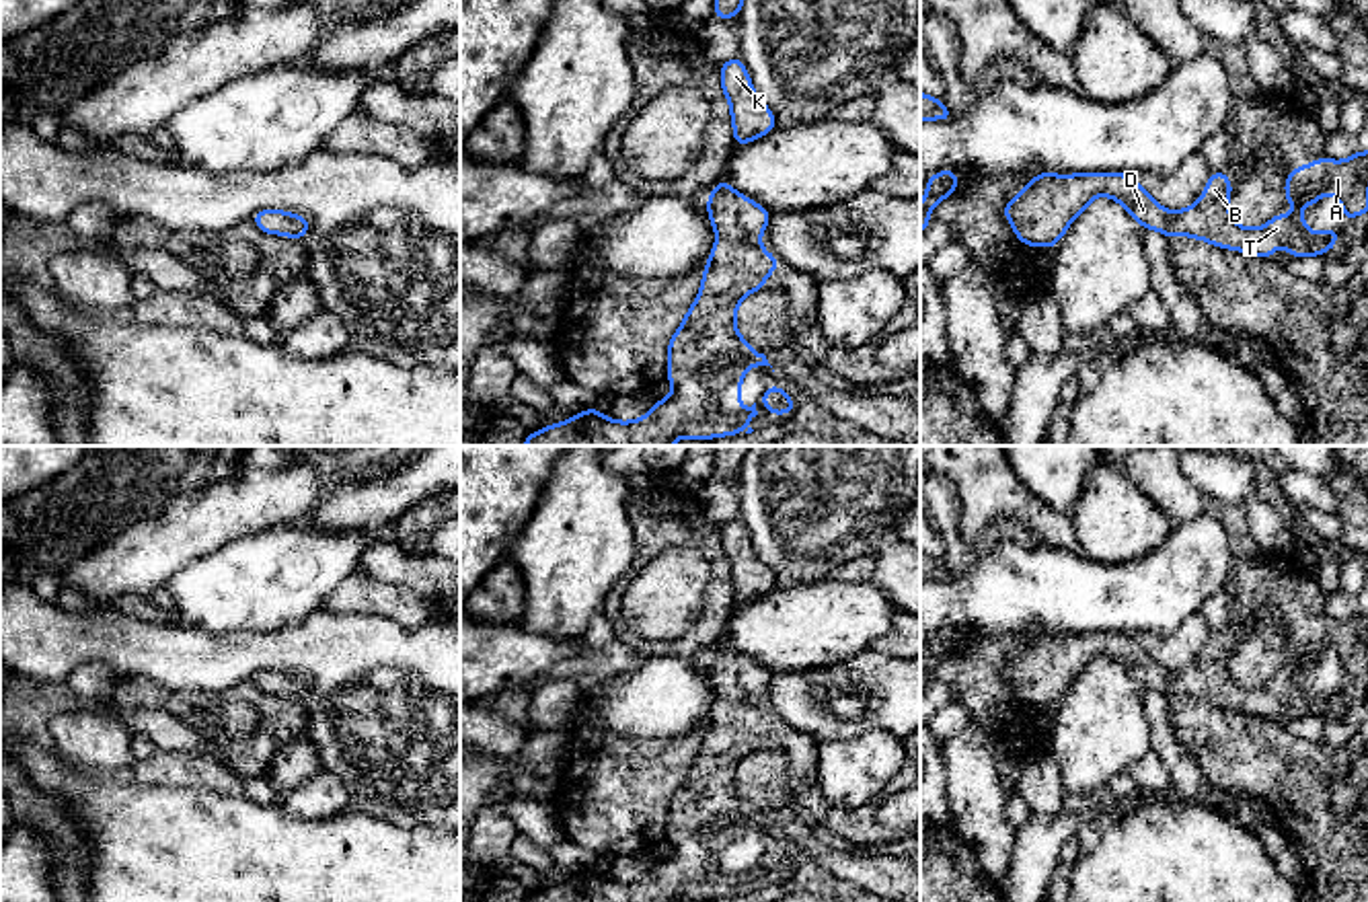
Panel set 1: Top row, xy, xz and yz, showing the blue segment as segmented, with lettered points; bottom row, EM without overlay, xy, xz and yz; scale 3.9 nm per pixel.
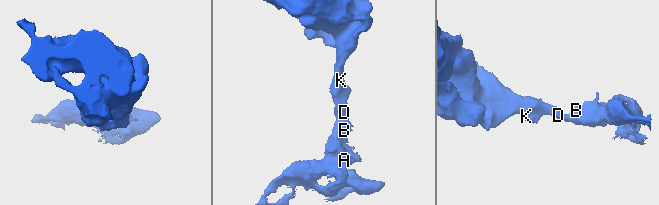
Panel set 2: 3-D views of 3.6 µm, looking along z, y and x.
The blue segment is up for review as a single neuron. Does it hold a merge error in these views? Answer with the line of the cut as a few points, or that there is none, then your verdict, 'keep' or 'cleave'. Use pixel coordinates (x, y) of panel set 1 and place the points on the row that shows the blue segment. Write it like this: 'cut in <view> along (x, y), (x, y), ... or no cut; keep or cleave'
no cut; keep

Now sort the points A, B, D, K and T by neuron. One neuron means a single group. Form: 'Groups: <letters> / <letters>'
Groups: A B D K T

